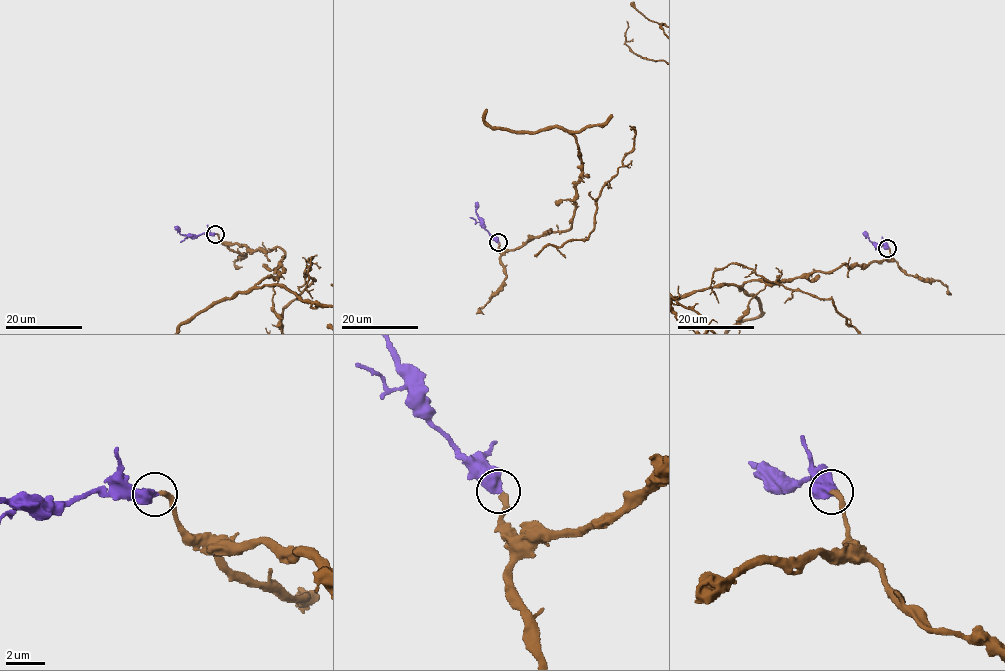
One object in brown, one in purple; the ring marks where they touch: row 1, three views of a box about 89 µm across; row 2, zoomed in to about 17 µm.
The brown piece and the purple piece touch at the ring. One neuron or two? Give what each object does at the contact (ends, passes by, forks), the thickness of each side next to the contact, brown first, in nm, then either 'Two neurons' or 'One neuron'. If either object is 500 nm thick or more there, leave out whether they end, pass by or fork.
Thickness 280 nm (brown) against 650 nm. One neuron

